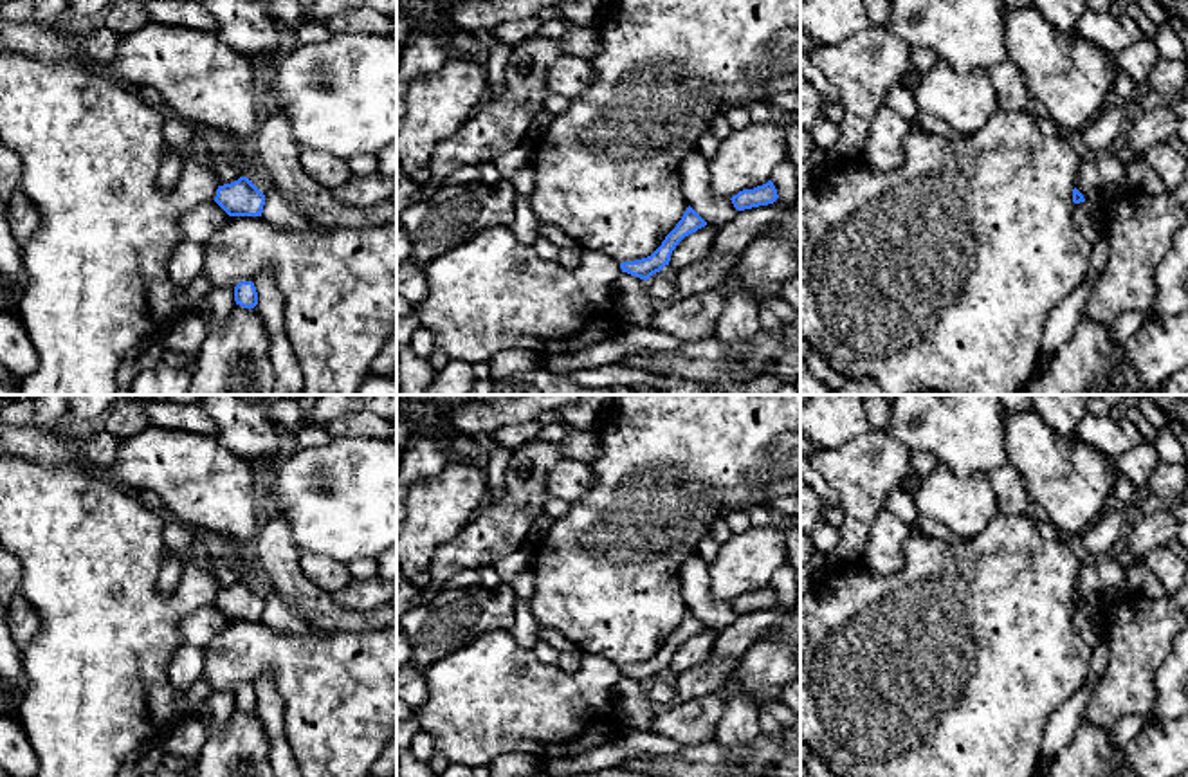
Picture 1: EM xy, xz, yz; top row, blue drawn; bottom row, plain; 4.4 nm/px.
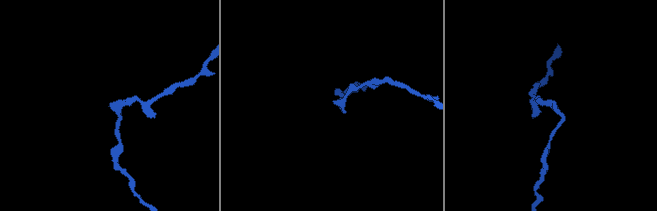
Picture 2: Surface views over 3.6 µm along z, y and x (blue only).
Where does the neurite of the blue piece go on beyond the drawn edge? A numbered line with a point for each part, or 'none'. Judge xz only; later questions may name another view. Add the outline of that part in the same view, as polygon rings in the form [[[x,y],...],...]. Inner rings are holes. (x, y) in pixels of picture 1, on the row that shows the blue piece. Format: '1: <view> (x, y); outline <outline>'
none

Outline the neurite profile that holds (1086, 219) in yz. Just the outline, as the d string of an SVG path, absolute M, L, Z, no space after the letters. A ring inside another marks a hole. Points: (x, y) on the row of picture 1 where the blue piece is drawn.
M1087 202L1074 204L1073 225L1091 245L1101 238L1100 213Z

